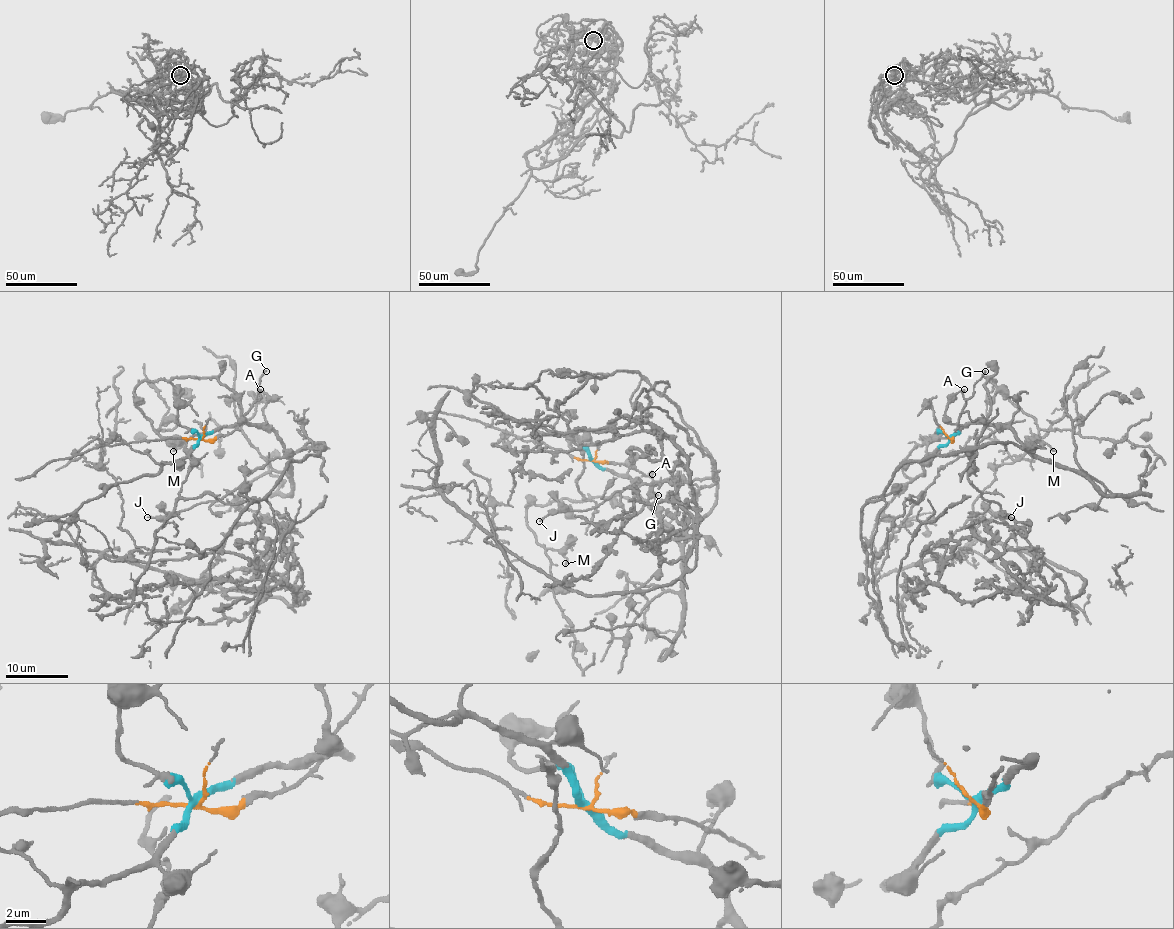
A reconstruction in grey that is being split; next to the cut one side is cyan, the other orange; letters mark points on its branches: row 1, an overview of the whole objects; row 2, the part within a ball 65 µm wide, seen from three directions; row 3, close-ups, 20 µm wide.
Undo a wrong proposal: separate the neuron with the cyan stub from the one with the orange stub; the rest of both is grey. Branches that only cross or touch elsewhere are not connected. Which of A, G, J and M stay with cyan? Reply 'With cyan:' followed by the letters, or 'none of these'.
With cyan: J, M

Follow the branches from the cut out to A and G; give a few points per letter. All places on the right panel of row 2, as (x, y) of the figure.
A: (950, 439), (965, 403), (964, 389)
G: (950, 439), (959, 414), (985, 370)

